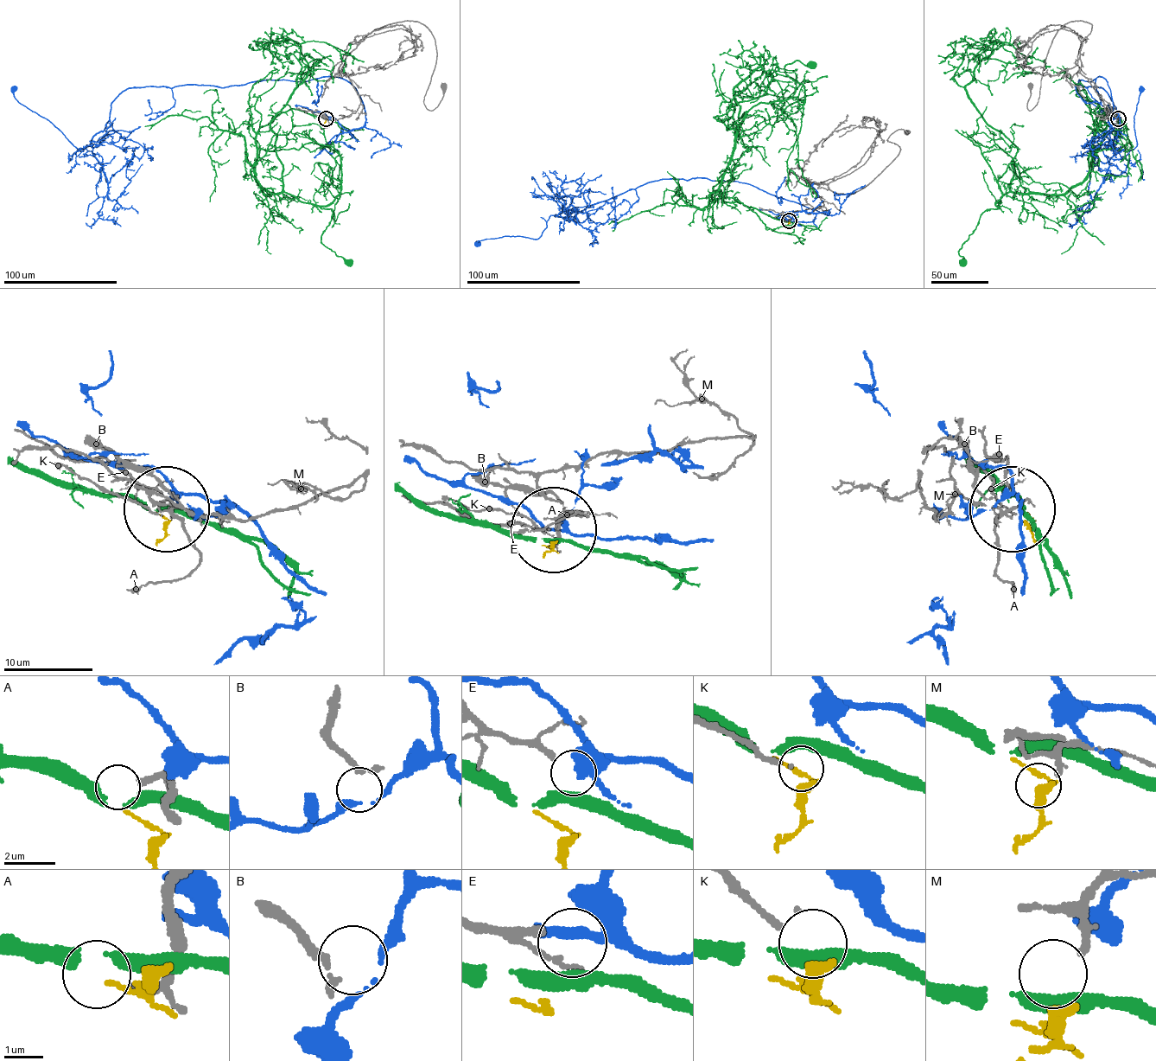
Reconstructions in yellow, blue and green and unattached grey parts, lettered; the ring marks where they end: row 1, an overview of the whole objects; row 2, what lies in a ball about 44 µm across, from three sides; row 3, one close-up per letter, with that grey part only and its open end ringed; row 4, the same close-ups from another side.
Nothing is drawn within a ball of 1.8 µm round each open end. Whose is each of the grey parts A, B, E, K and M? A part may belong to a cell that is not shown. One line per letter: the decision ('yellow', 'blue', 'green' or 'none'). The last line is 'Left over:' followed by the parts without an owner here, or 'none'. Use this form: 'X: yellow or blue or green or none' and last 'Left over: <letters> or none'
A: green
B: none
E: none
K: none
M: yellow
Left over: B, E, K

